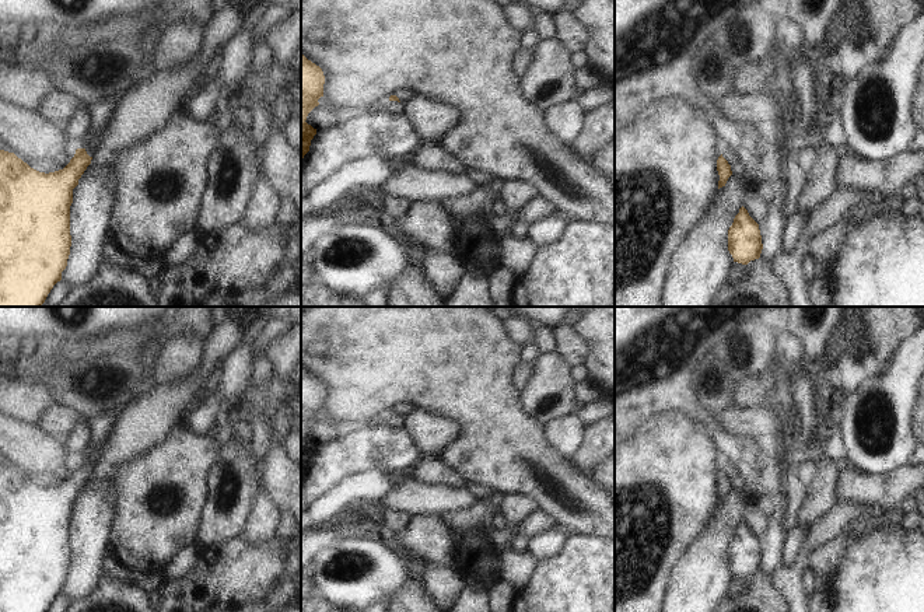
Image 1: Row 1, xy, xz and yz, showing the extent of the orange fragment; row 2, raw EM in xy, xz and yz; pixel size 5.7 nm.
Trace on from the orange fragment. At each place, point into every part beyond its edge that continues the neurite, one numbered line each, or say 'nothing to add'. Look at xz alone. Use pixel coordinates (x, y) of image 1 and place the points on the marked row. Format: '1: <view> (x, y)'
1: xz (403, 95)

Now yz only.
nothing to add

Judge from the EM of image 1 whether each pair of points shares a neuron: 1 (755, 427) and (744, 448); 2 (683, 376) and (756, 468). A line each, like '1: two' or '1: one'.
1: two
2: one

